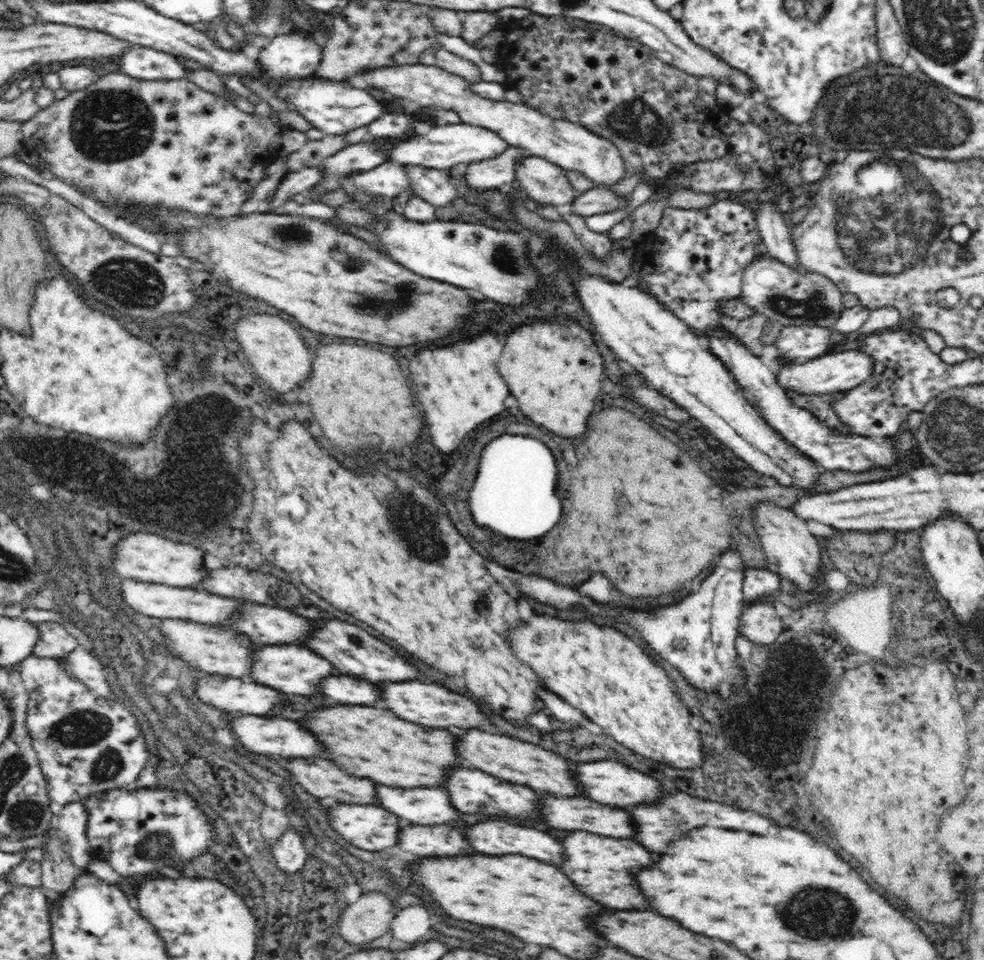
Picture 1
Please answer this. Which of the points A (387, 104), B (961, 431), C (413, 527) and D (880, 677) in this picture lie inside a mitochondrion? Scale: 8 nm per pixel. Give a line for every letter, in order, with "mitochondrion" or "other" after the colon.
A: other
B: mitochondrion
C: mitochondrion
D: other

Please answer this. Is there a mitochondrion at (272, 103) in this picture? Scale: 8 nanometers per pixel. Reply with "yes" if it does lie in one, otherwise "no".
no

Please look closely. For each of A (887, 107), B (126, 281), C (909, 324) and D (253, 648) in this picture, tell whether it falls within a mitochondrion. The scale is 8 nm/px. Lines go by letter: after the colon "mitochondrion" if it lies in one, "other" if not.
A: mitochondrion
B: mitochondrion
C: other
D: other

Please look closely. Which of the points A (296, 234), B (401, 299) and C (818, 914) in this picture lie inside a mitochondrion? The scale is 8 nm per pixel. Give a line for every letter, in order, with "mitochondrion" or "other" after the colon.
A: mitochondrion
B: mitochondrion
C: mitochondrion

